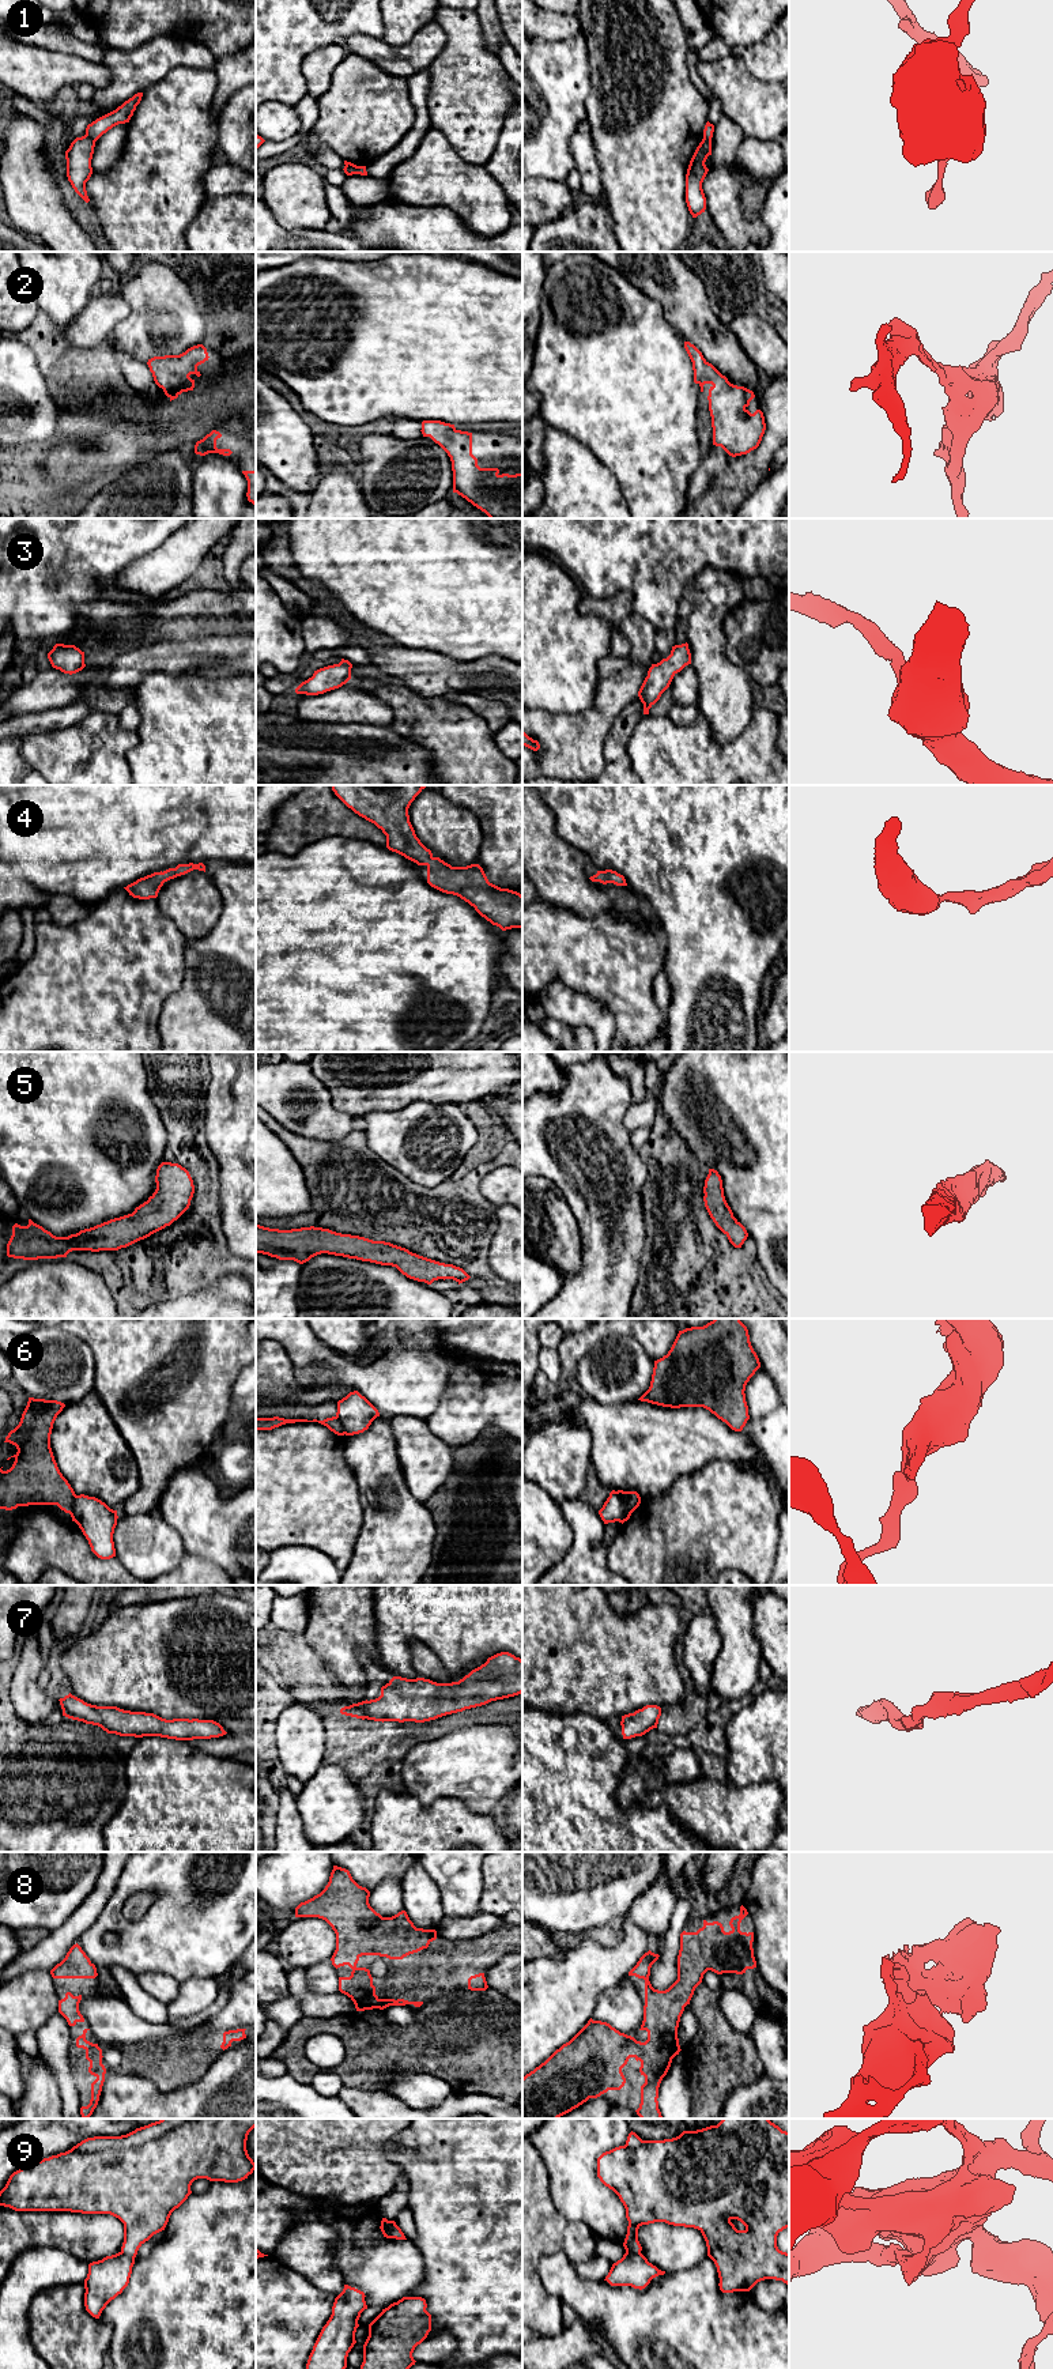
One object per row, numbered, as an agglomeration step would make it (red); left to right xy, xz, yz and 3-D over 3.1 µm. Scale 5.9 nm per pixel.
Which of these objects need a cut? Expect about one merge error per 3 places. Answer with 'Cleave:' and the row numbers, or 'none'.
Cleave: 1, 6, 9

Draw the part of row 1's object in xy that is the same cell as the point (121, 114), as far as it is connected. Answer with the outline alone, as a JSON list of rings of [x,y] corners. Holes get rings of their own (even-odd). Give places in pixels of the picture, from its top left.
[[[143,93],[135,94],[132,98],[125,101],[121,106],[116,110],[97,118],[86,128],[86,135],[93,140],[98,140],[103,133],[118,124],[129,122],[136,106],[140,103]]]

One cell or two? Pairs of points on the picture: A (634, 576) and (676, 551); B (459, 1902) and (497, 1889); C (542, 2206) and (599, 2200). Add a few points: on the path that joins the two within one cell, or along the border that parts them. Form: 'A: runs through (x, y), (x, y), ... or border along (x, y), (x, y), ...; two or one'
A: runs through (645, 565), (659, 551), (665, 551); one
B: border along (482, 1866), (479, 1909); two
C: border along (547, 2173), (553, 2205), (566, 2218), (580, 2222); two

